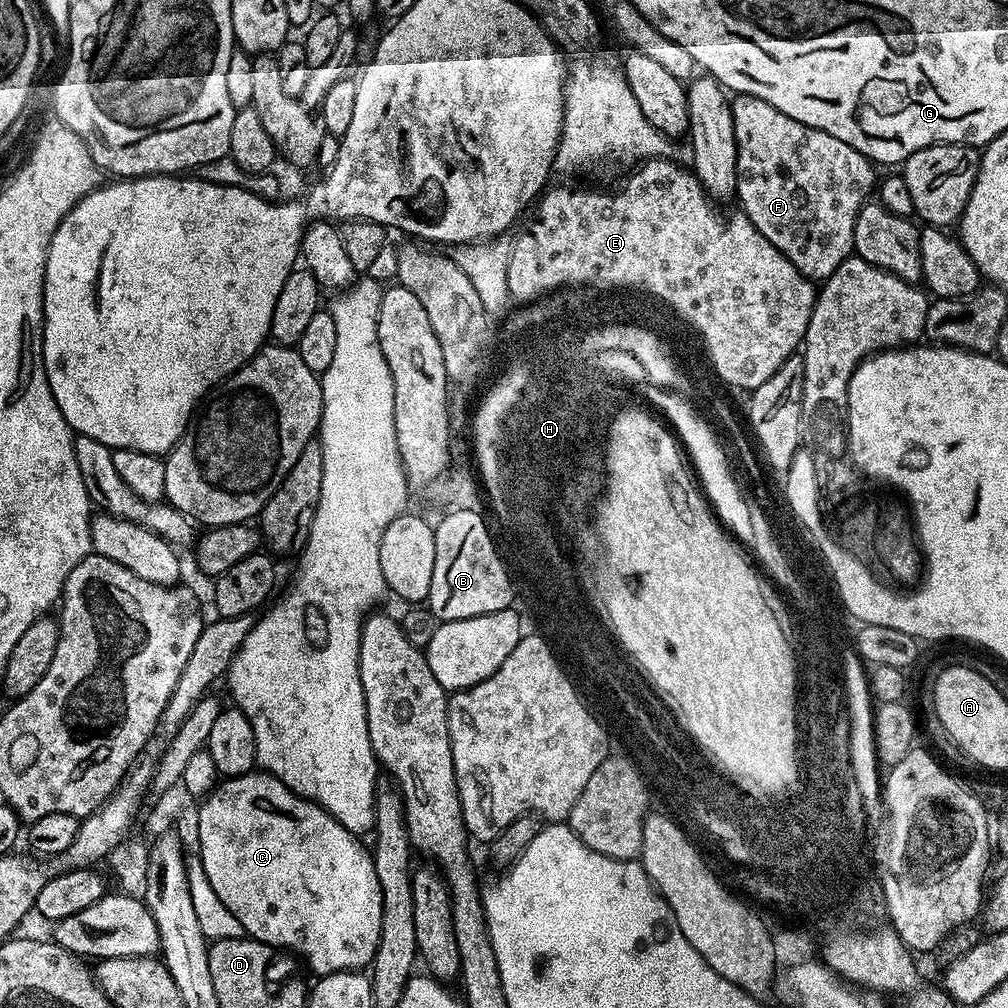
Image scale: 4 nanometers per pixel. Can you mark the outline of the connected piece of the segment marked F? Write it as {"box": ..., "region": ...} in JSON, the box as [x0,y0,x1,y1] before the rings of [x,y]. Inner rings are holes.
{"box":[730,94,878,282],"region":[[[736,94],[730,103],[738,146],[736,200],[739,207],[757,230],[787,260],[794,262],[802,275],[813,282],[827,280],[844,260],[853,255],[854,222],[878,184],[873,161],[854,150],[854,146],[846,146],[846,142],[834,138],[834,134],[806,126],[782,114],[782,110],[770,106],[770,102],[762,102],[762,98]]]}

